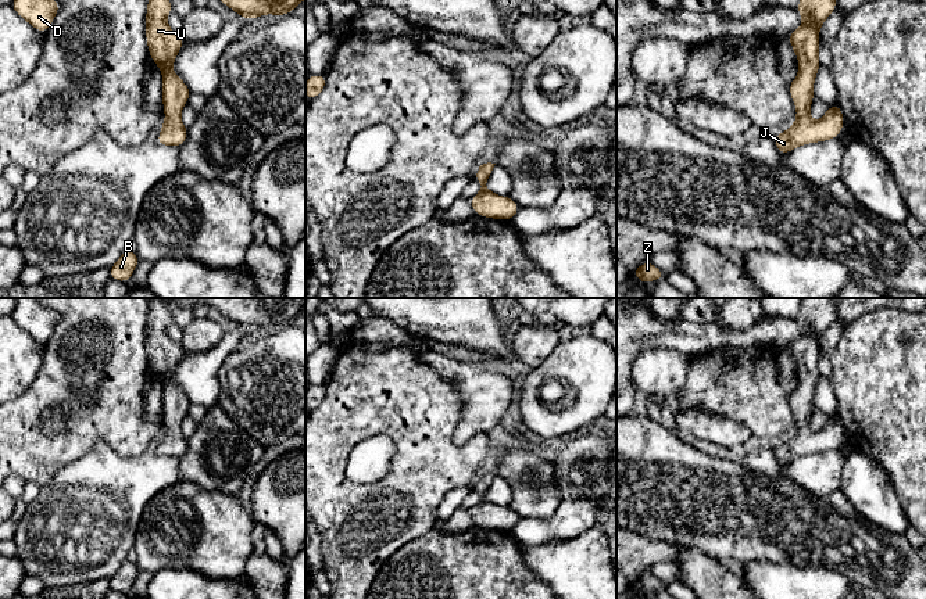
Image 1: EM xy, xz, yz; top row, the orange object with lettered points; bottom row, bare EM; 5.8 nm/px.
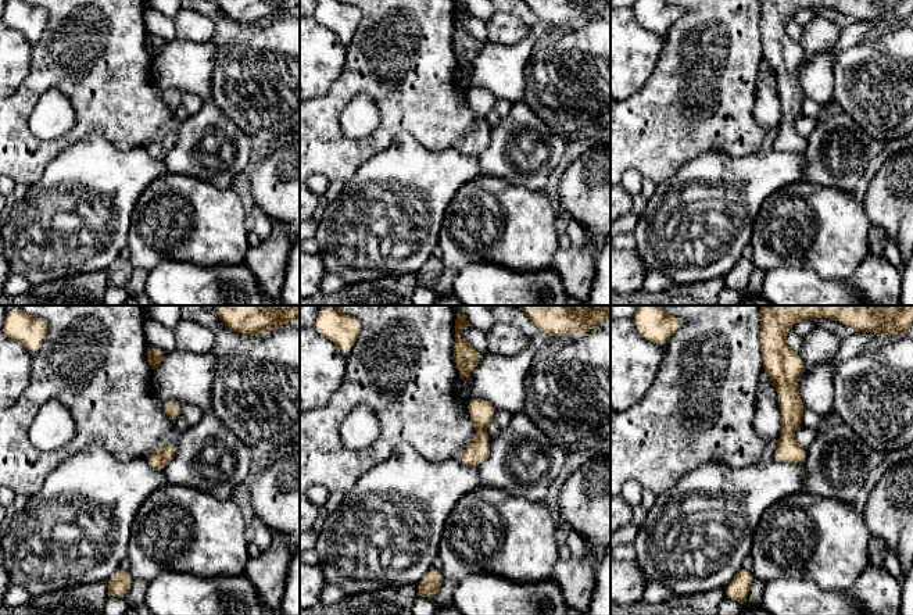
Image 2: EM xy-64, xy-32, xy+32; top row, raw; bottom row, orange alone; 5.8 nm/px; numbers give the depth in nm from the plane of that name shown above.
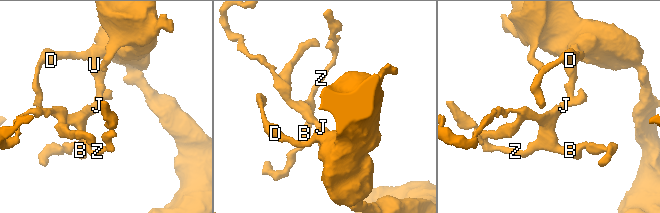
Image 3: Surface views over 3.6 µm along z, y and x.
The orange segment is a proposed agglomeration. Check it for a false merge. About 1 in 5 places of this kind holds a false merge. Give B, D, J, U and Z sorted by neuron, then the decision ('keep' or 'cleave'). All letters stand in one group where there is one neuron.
B D J U Z; keep

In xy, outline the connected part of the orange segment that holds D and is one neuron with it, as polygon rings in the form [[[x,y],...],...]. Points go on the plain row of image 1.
[[[18,298],[11,318],[40,344],[46,344],[60,322],[60,313],[46,308],[36,298]]]

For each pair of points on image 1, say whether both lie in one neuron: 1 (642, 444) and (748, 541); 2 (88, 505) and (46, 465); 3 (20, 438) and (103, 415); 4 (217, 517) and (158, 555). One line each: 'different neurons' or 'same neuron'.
1: same neuron
2: different neurons
3: same neuron
4: same neuron

